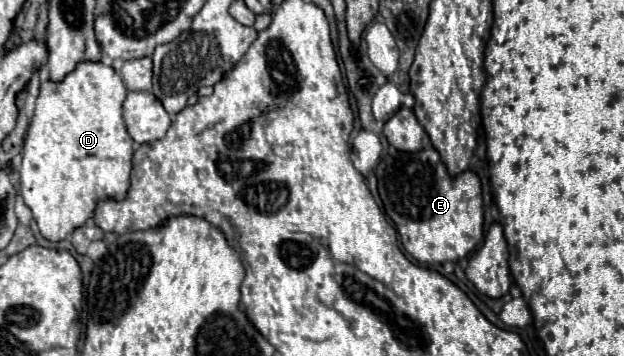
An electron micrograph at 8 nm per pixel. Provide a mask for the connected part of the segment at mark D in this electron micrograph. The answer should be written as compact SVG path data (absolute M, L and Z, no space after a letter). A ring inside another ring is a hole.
M80 63L72 73L66 75L66 79L62 83L52 83L52 81L46 81L42 83L40 87L40 95L38 95L38 101L36 101L36 111L34 111L34 117L30 119L30 125L28 125L28 131L26 131L26 139L24 139L24 147L22 147L22 163L20 163L20 191L22 191L22 197L24 197L24 203L32 209L32 215L38 223L38 229L42 233L42 237L46 237L48 241L52 243L58 243L62 239L66 239L68 235L72 235L74 229L82 227L84 223L88 223L92 217L94 217L94 209L98 205L100 199L112 199L112 201L122 201L128 197L128 189L130 189L130 171L132 171L132 155L134 155L134 141L132 137L128 135L126 131L126 125L124 125L124 119L122 119L122 103L126 99L126 87L120 79L120 75L104 65L104 63Z

